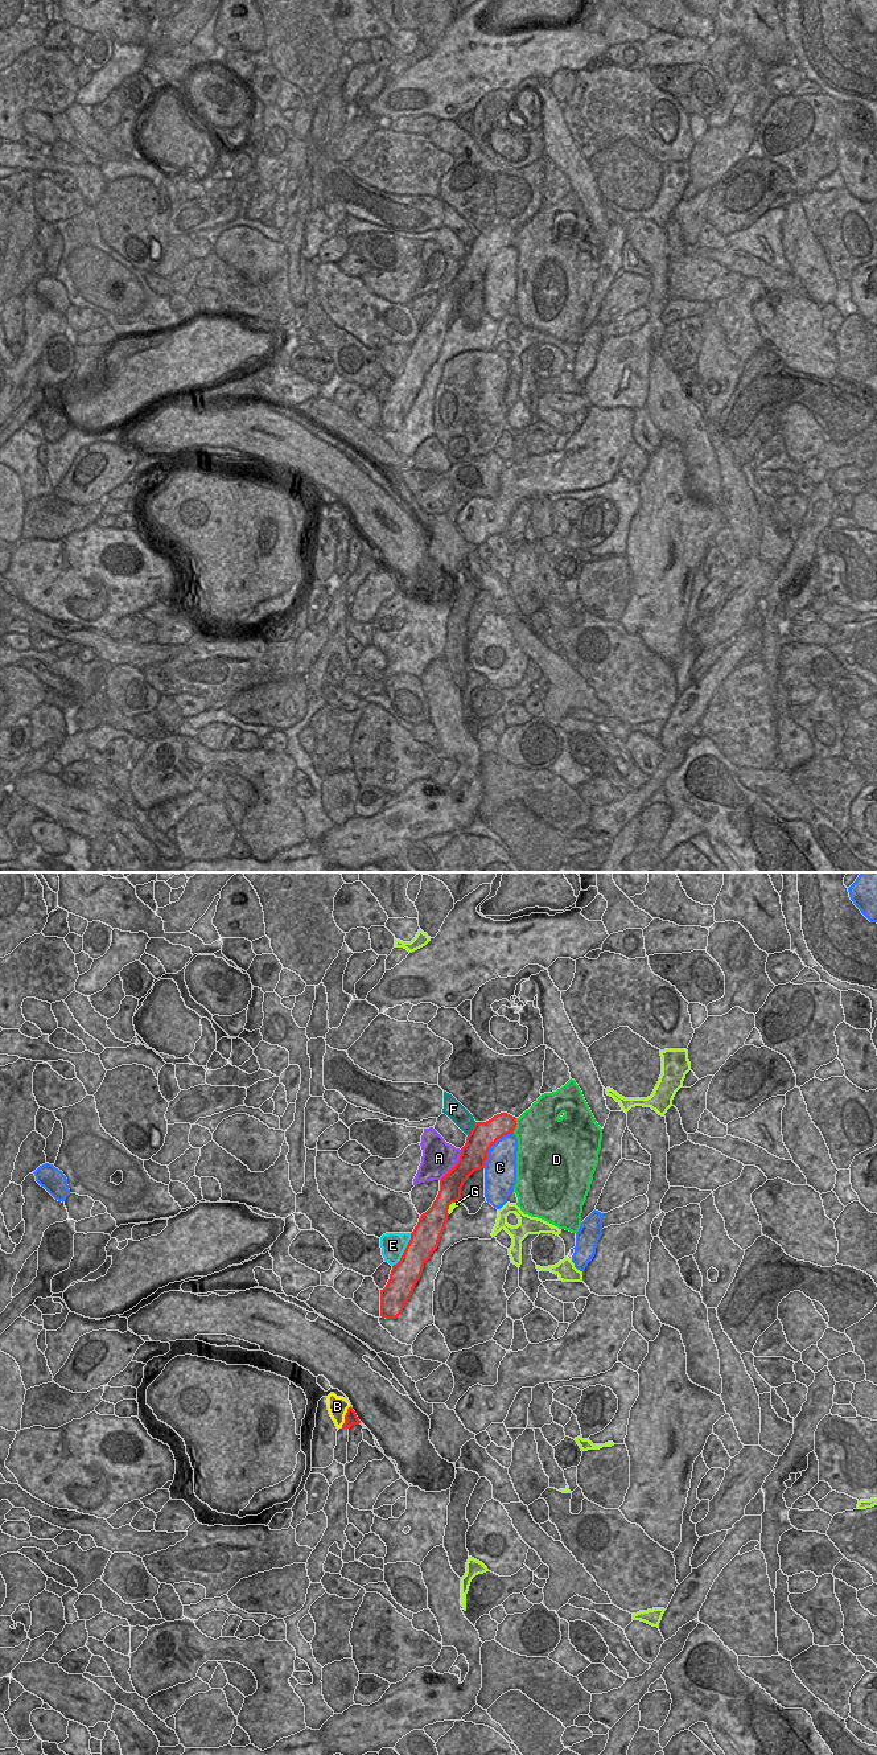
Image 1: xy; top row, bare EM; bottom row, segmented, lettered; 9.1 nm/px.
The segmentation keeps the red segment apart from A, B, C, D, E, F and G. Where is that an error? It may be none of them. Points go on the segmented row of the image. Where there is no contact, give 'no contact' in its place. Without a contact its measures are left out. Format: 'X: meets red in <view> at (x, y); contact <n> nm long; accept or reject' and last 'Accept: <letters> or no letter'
A: meets red in xy at (455, 1166); contact 340 nm long; reject
B: meets red in xy at (345, 1417); contact 220 nm long; accept
C: meets red in xy at (491, 1145); contact 420 nm long; reject
D: meets red in xy at (515, 1126); contact 150 nm long; reject
E: meets red in xy at (404, 1250); contact 360 nm long; reject
F: meets red in xy at (472, 1129); contact 150 nm long; reject
G: meets red in xy at (451, 1203); contact 180 nm long; reject
Accept: B

